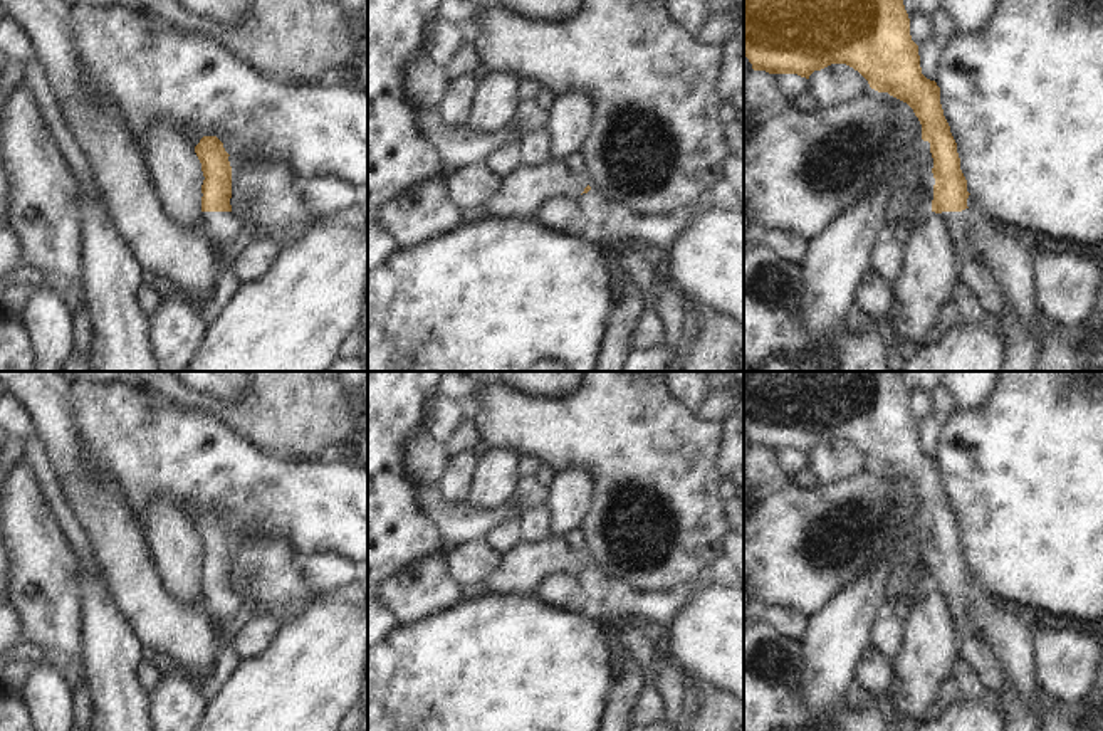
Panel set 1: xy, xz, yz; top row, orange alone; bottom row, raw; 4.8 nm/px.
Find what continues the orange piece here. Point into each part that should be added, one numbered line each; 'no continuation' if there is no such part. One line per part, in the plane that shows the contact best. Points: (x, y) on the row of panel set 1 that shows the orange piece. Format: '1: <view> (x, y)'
1: xy (220, 227)

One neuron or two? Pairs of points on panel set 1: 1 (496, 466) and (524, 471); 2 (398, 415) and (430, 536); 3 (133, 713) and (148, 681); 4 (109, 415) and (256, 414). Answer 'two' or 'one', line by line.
1: two
2: one
3: two
4: two

